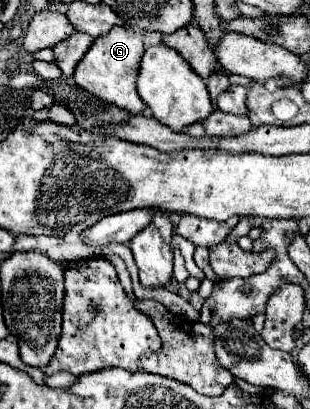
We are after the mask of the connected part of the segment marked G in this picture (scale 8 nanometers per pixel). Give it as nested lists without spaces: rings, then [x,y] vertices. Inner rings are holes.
[[[112,27],[106,35],[100,35],[90,45],[90,51],[82,57],[82,63],[78,63],[74,71],[74,81],[92,93],[94,97],[118,105],[122,109],[128,109],[130,113],[142,113],[146,105],[142,103],[136,81],[138,81],[138,67],[144,55],[144,33],[130,29],[130,27]]]

